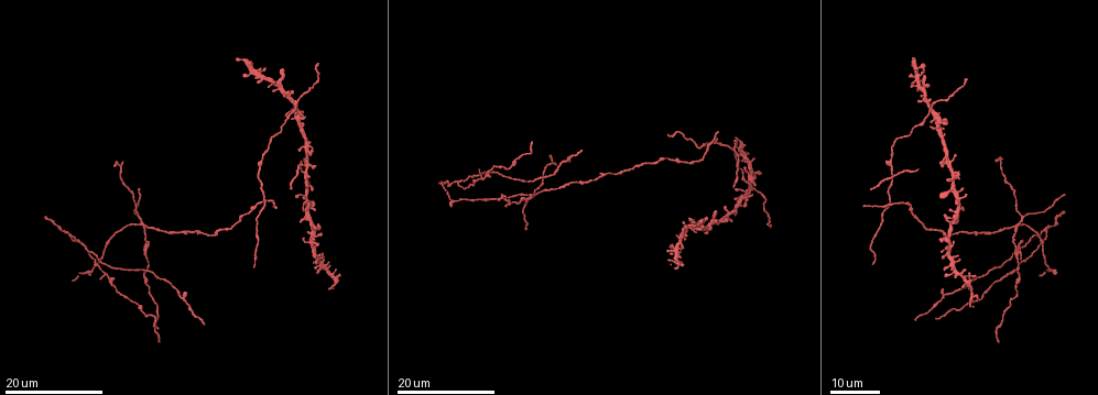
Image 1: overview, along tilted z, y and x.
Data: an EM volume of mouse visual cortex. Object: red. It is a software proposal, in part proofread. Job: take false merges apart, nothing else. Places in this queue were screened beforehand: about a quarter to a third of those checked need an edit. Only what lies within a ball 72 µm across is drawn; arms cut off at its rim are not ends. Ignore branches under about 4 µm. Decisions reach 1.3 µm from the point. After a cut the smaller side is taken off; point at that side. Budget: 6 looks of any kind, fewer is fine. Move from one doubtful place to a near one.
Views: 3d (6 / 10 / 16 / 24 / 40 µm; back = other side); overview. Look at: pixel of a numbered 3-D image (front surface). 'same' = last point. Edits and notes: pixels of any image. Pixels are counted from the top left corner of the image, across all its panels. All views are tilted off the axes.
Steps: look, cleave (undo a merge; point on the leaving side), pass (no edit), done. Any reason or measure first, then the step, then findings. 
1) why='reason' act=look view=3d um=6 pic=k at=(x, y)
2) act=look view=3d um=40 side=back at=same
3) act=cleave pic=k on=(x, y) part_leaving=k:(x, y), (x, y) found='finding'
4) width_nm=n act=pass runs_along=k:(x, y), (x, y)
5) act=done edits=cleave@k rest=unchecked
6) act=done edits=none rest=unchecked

why='thin neck' act=look view=3d um=24 pic=1 at=(458, 199)

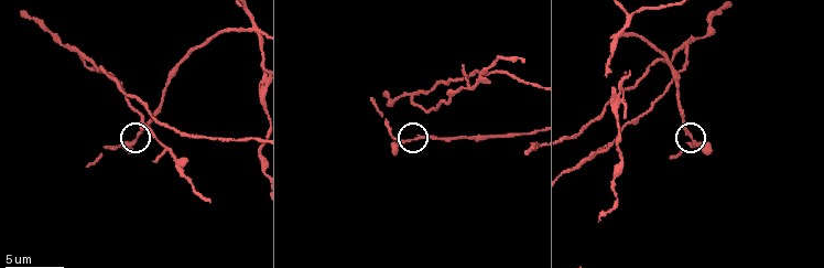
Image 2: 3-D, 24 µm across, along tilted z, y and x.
why='closer look' act=look view=3d um=6 pic=2 at=(134, 140)

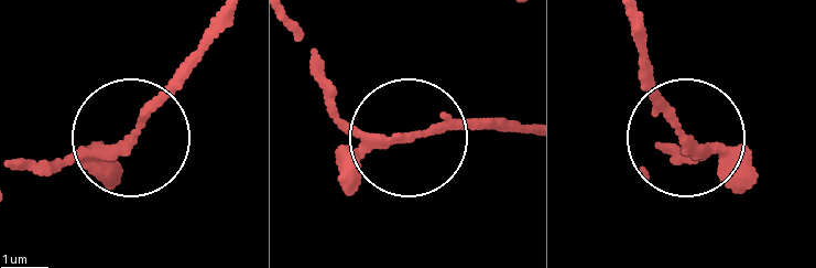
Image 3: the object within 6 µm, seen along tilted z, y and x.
why='other side' act=look view=3d um=6 side=back pic=3 at=(680, 130)

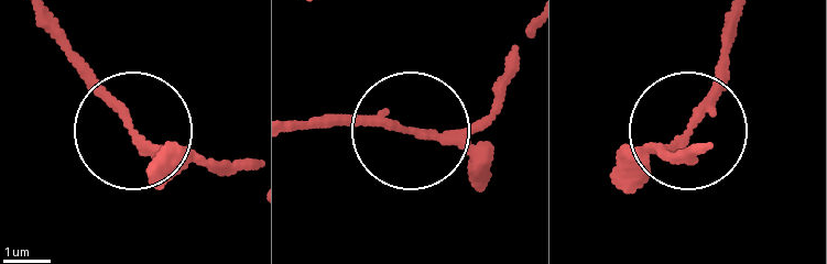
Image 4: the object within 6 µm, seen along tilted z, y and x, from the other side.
act=pass found='all the same cell'

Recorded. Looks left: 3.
why='two arms in line, one across' act=look view=3d um=10 pic=2 at=(619, 34)

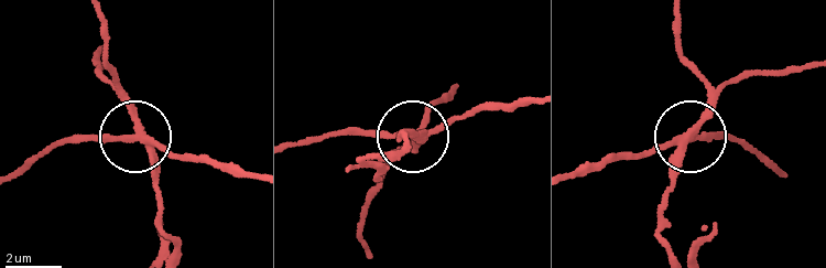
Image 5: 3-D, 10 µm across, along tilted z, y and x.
side_arm_um=18 act=cleave pic=5 on=(133, 104) part_leaving=5:(141, 140), (173, 253) found='a second cell is stuck on'

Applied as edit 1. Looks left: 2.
why='side arm on a straight run' act=look view=3d um=10 pic=2 at=(83, 53)

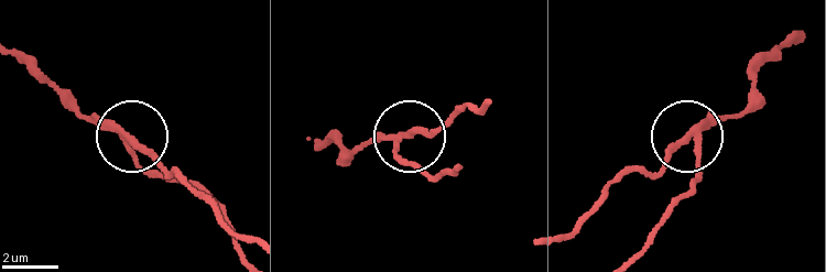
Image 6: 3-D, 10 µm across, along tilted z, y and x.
arms=3 act=cleave pic=6 on=(152, 170) part_leaving=6:(395, 143), (399, 155), (433, 176), (458, 169) found='two cells meet here'

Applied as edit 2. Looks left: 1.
act=done edits=cleave@5,cleave@6 rest=unchecked

